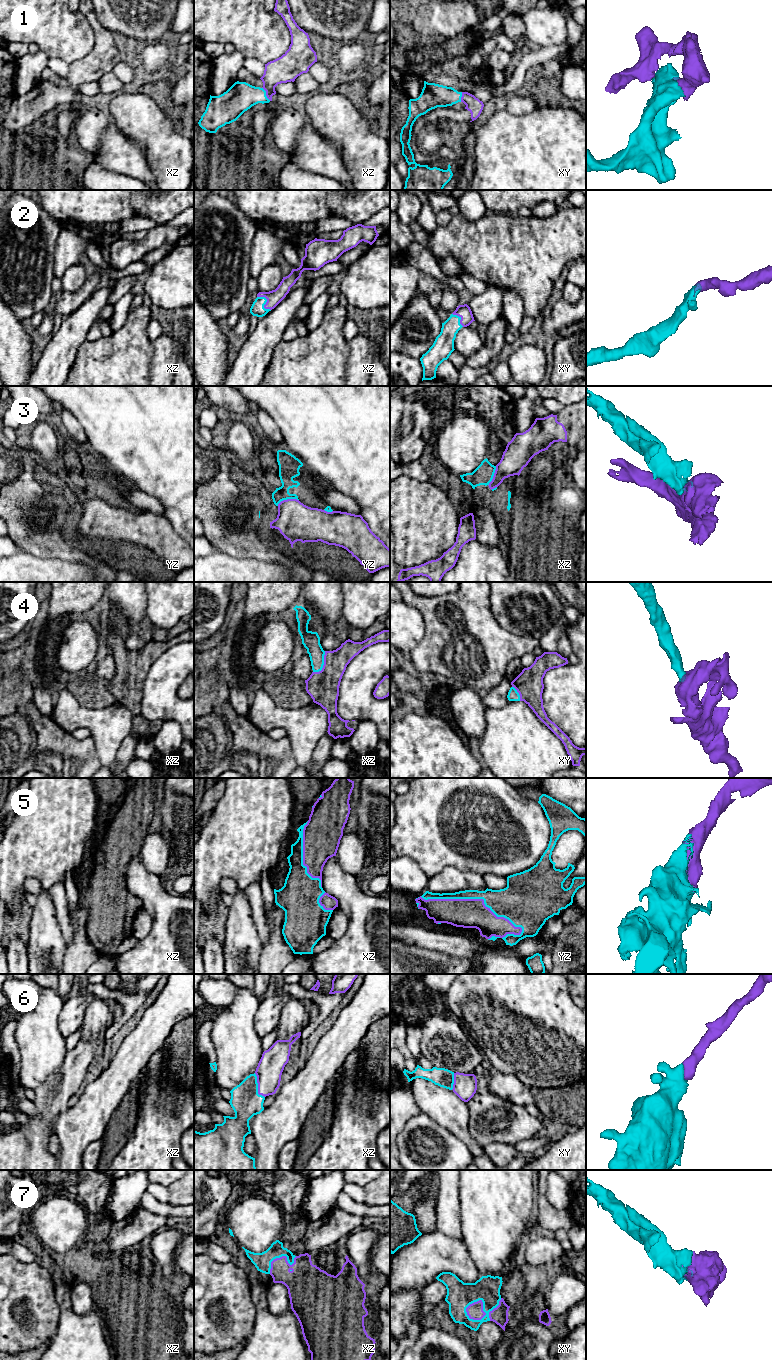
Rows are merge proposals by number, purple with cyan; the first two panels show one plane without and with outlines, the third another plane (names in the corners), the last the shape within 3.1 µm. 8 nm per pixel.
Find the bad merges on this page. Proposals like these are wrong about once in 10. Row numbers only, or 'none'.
3

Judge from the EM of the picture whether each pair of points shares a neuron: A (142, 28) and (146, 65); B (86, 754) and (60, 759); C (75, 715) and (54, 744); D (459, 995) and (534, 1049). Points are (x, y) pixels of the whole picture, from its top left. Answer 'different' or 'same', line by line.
A: different
B: same
C: different
D: same

